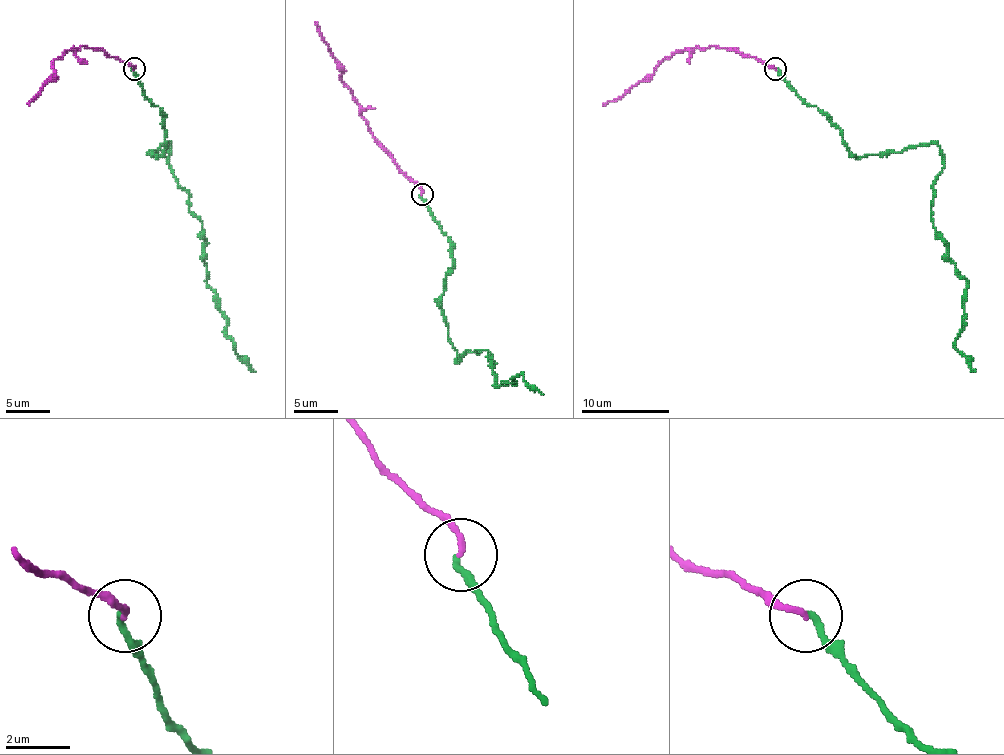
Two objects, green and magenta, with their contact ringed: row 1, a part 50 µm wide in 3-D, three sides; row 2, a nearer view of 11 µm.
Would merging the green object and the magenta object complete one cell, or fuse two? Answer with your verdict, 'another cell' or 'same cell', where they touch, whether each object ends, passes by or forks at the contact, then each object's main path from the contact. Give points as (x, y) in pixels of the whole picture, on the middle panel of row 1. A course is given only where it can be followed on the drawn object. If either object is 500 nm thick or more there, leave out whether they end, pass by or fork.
same cell | (422, 194) | green ends | magenta ends | green via (421, 195), (450, 243), (441, 314), (457, 363), (468, 352), (488, 350), (494, 385), (523, 374), (543, 394) | magenta via (421, 195), (372, 135), (355, 97), (341, 82), (341, 73), (317, 22)

